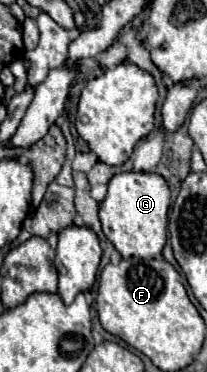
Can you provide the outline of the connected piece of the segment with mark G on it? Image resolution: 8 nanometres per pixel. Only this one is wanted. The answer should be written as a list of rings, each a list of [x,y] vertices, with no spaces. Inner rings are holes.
[[[136,171],[120,173],[110,179],[108,195],[100,203],[102,231],[124,259],[156,259],[162,255],[168,239],[168,207],[170,189],[160,175]]]

